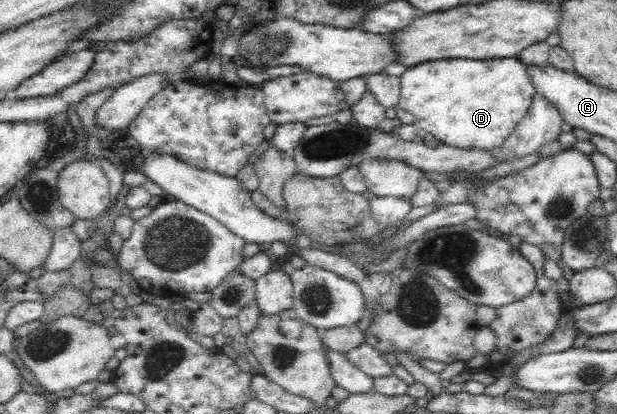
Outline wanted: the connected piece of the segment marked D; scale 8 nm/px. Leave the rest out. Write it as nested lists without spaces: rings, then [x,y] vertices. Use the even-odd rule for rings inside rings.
[[[516,57],[487,60],[429,60],[408,67],[400,76],[401,108],[415,115],[418,128],[432,134],[440,144],[463,150],[500,149],[512,136],[517,124],[528,114],[537,89],[526,71],[525,65]]]

